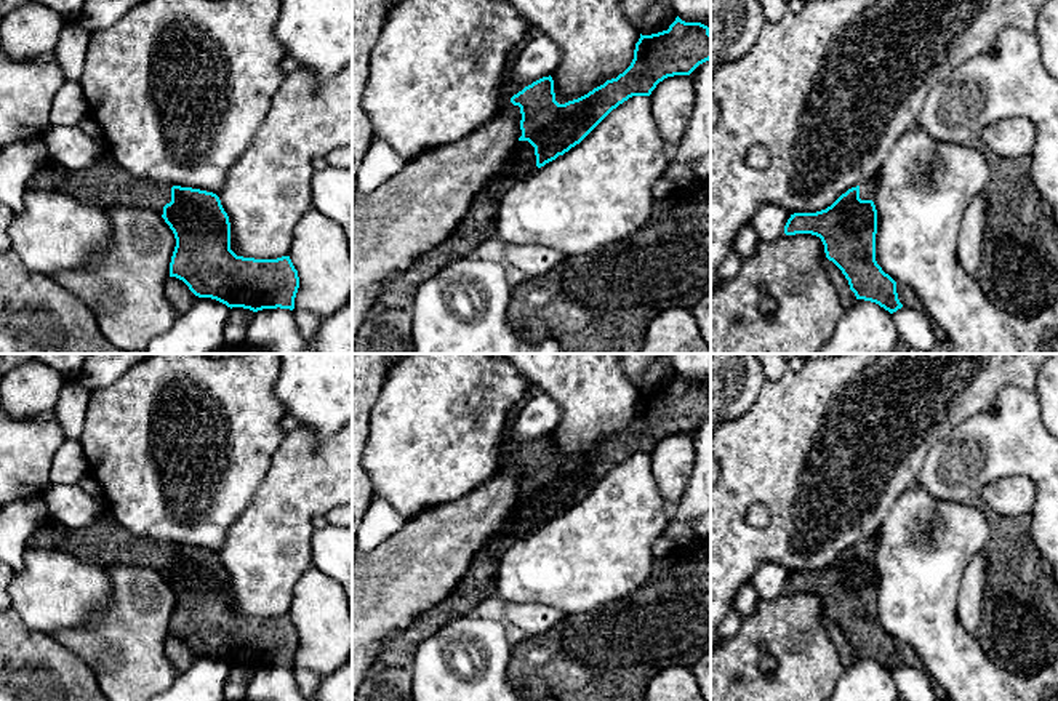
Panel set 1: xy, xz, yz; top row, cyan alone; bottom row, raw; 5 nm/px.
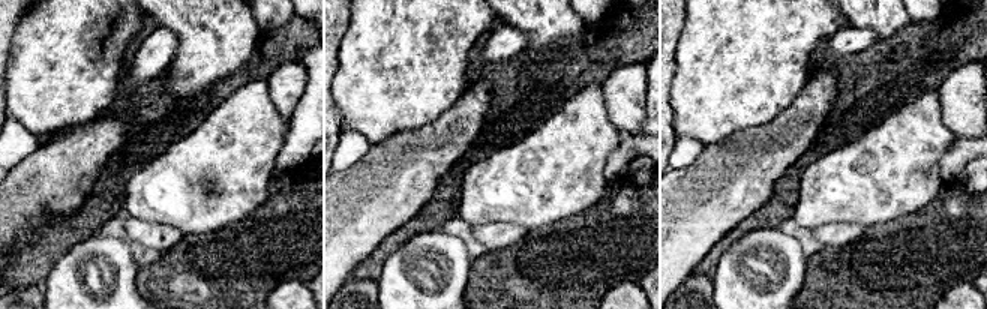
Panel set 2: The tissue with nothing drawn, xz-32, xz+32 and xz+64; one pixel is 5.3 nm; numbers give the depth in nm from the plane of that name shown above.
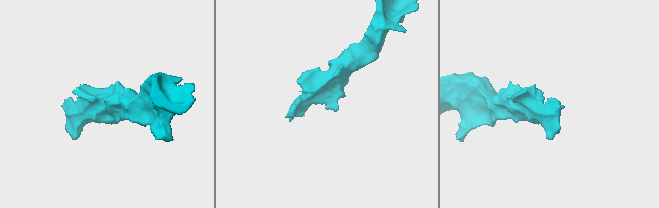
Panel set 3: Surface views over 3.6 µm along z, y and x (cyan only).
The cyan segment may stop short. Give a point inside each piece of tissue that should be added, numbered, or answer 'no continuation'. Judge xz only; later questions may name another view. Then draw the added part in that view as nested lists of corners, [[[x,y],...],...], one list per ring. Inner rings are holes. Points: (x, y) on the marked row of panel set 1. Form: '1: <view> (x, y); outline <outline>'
1: xz (479, 226); outline [[[519,141],[501,171],[493,174],[472,198],[467,216],[455,232],[440,245],[419,254],[403,274],[389,280],[373,310],[378,307],[410,310],[423,282],[455,258],[472,256],[477,246],[496,238],[496,219],[503,195],[536,170],[535,147],[528,141]]]

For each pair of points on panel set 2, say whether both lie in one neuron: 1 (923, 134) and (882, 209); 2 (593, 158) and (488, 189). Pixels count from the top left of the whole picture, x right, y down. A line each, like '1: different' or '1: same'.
1: same
2: same

